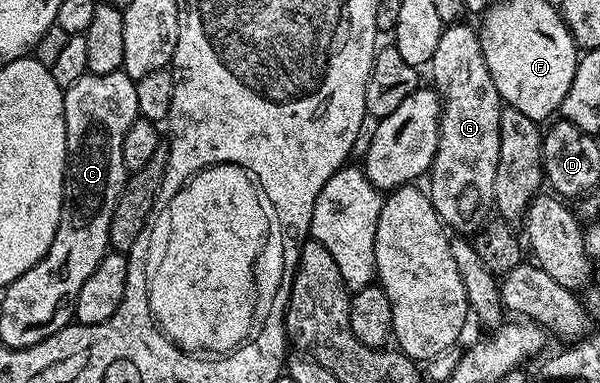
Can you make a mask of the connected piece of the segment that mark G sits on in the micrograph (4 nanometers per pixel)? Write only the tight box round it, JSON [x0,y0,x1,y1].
[430,23,502,235]

